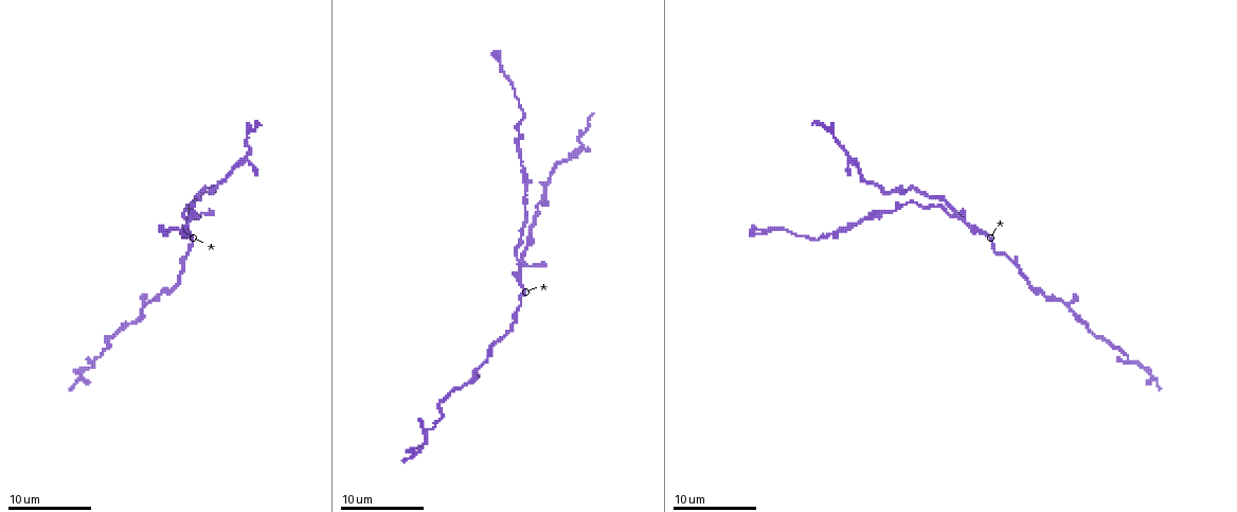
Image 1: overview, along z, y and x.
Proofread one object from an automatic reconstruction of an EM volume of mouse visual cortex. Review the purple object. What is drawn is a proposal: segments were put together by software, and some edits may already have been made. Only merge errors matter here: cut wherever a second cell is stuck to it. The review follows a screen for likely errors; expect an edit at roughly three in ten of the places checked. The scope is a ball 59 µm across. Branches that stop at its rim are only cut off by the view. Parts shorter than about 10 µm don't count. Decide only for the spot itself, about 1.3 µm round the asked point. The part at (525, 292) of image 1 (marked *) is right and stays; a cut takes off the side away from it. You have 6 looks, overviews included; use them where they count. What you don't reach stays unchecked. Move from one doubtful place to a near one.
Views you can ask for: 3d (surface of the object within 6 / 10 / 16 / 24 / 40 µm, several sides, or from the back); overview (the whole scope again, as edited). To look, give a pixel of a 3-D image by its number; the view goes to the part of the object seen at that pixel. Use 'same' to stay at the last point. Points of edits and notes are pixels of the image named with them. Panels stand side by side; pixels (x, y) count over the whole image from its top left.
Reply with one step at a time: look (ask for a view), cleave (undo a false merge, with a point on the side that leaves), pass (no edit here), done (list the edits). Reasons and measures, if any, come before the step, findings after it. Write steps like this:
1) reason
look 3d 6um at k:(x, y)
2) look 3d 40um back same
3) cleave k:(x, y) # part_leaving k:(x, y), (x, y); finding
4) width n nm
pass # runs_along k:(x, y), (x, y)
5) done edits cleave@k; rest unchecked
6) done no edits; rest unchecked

four arms meet
look 3d 10um at 1:(958, 217)

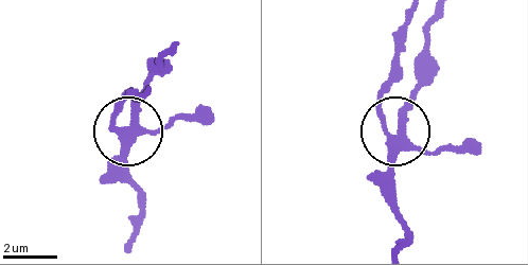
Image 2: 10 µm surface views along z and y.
width 300 nm
pass # runs_along 2:(408, 231), (397, 206), (397, 117), (415, 92); all the same cell

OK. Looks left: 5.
small branch off a trunk
look 3d 16um at 1:(577, 151)

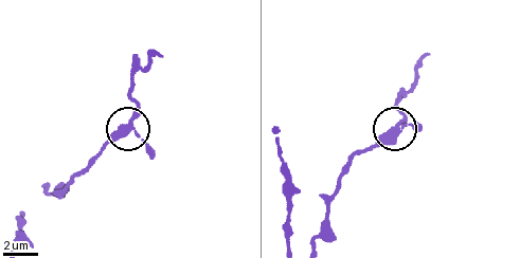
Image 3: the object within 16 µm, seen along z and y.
from behind
look 3d 16um back at 3:(131, 124)

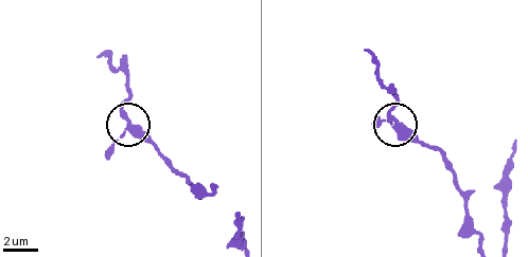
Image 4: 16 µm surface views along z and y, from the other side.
pass # one cell here

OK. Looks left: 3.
narrows sharply
look 3d 6um at 1:(135, 322)

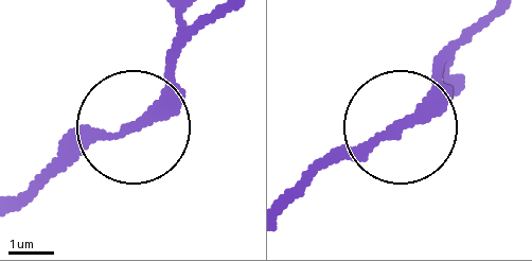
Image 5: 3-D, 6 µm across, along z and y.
look 3d 6um back at 5:(392, 131)

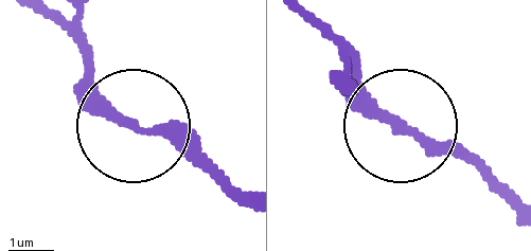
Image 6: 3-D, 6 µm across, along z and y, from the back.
pass # runs_along 6:(316, 17), (384, 119), (453, 145), (506, 195); one cell here

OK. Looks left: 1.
done no edits; rest unchecked

